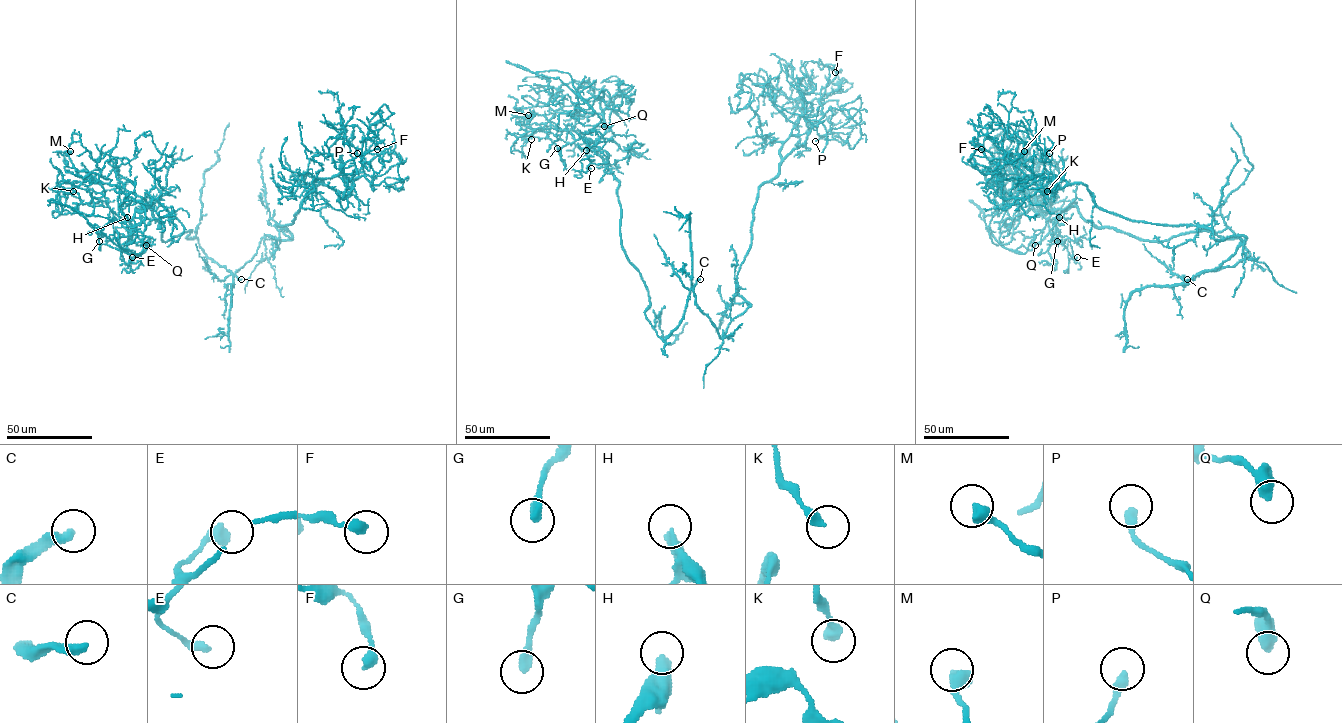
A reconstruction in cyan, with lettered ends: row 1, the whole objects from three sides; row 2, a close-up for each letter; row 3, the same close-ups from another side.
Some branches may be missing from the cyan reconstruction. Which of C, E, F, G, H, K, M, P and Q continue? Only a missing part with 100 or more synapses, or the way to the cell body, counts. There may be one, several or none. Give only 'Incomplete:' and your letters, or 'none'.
Incomplete: none

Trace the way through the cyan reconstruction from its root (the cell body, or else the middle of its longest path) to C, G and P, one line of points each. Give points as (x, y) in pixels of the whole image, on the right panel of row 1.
C: (1202, 272), (1187, 279)
G: (1202, 272), (1233, 267), (1248, 250), (1211, 231), (1141, 240), (1095, 227), (1076, 206), (1046, 220), (1057, 241)
P: (1202, 272), (1247, 237), (1128, 220), (1100, 208), (1083, 184), (1042, 194), (1034, 179), (1049, 153)

